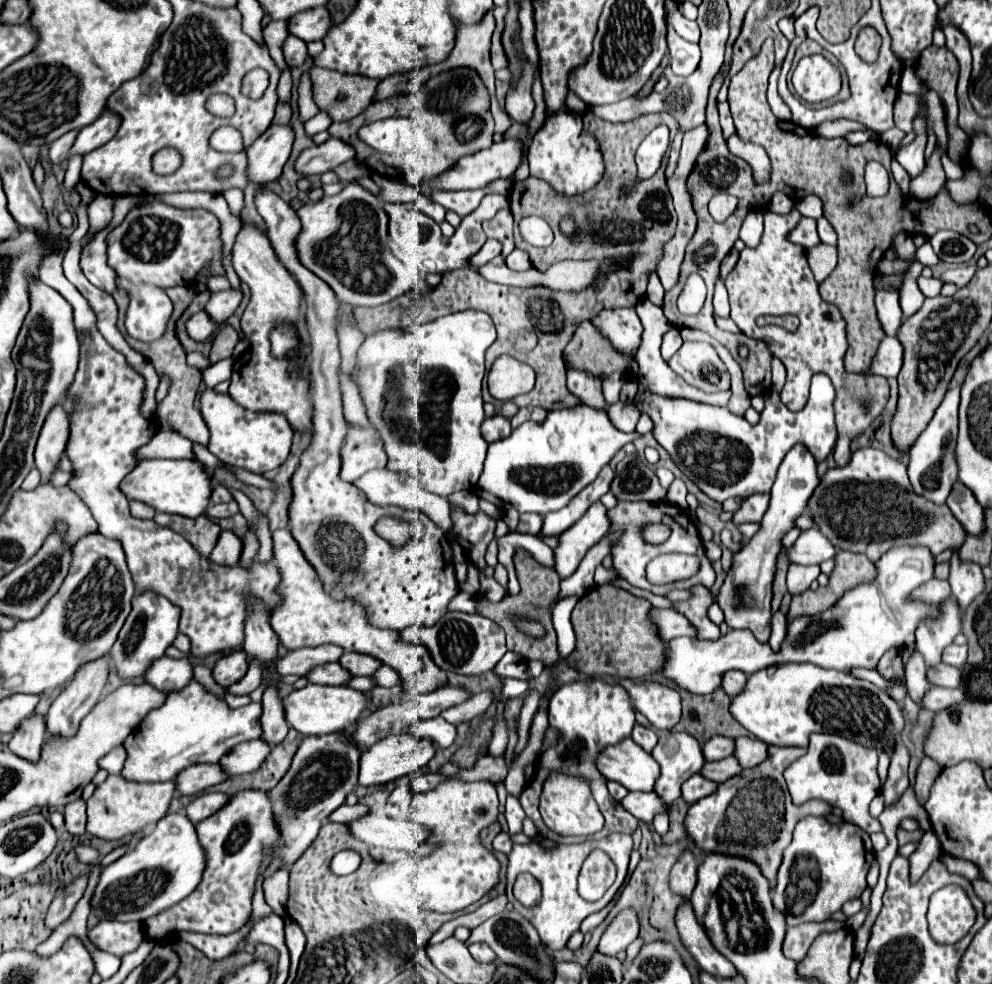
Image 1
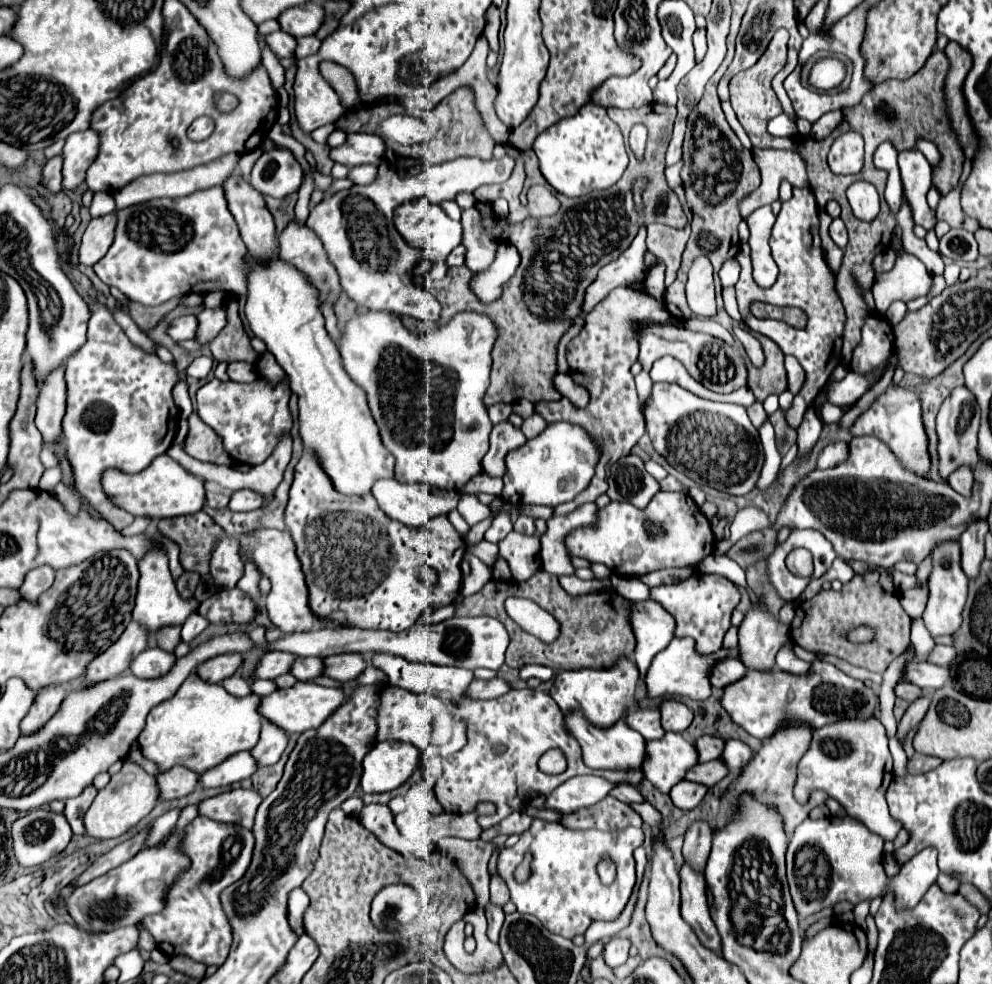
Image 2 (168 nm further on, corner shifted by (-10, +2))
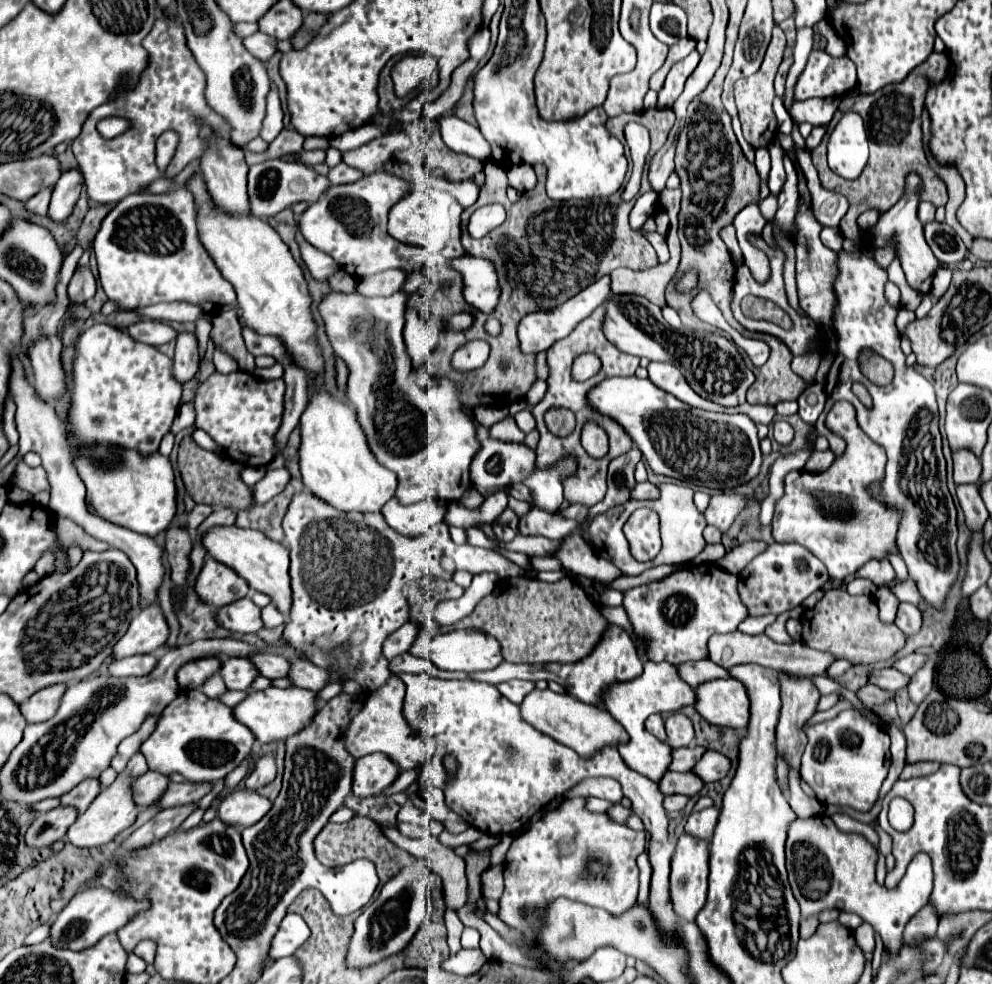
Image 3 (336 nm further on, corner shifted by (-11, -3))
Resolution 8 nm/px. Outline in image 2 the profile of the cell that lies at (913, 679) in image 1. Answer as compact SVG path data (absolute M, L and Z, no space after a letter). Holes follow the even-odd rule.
M913 618L911 620L911 644L917 650L917 660L925 660L927 654L935 646L935 642L933 642L933 638L931 638L931 634L925 628L925 624L923 624L921 618Z

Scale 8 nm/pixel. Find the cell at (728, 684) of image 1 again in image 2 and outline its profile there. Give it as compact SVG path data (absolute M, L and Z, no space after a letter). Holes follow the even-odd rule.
M723 658L719 660L711 672L709 672L709 682L713 688L723 688L731 682L737 682L737 678L743 678L743 674L747 672L747 668L743 666L743 662L739 662L739 658Z

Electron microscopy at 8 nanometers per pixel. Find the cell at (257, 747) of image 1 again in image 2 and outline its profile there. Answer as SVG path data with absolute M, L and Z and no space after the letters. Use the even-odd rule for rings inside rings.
M249 752L235 754L235 756L227 758L227 762L221 762L219 766L199 774L199 786L201 788L227 786L227 784L249 778L255 770L257 770L257 766L255 766L255 760L251 760Z

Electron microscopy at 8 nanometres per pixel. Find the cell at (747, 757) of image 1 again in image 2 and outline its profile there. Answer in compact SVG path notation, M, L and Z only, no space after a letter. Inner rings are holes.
M727 740L719 758L729 772L737 772L751 758L751 748L741 740Z

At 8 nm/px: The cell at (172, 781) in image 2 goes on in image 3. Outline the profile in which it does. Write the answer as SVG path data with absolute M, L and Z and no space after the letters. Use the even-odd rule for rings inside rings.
M148 771L144 773L140 779L136 779L136 783L132 785L134 791L134 801L140 809L144 807L152 807L160 801L160 795L164 795L166 787L170 785L170 779L166 775L160 775L156 771Z

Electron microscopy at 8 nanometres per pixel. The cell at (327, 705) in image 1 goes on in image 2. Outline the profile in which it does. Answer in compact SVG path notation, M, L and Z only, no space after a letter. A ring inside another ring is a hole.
M297 682L291 688L277 688L275 692L267 694L261 698L257 712L269 720L271 724L279 726L281 730L285 730L287 734L301 734L305 730L317 728L321 726L343 702L345 702L345 694L341 688L327 688L327 686L317 686L311 682Z

